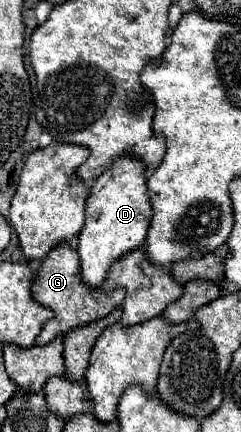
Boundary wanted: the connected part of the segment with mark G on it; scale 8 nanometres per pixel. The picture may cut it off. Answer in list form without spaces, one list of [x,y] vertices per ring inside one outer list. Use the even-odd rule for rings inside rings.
[[[61,243],[55,249],[51,249],[51,253],[47,253],[47,257],[41,261],[41,267],[35,273],[31,293],[39,305],[43,305],[55,313],[55,317],[45,323],[43,331],[37,337],[39,347],[47,345],[51,339],[63,335],[65,331],[71,331],[75,327],[83,327],[83,325],[89,325],[97,319],[107,317],[125,299],[123,289],[115,289],[113,293],[103,293],[103,291],[89,291],[87,293],[85,291],[83,283],[79,283],[79,255],[71,247],[71,243]]]

